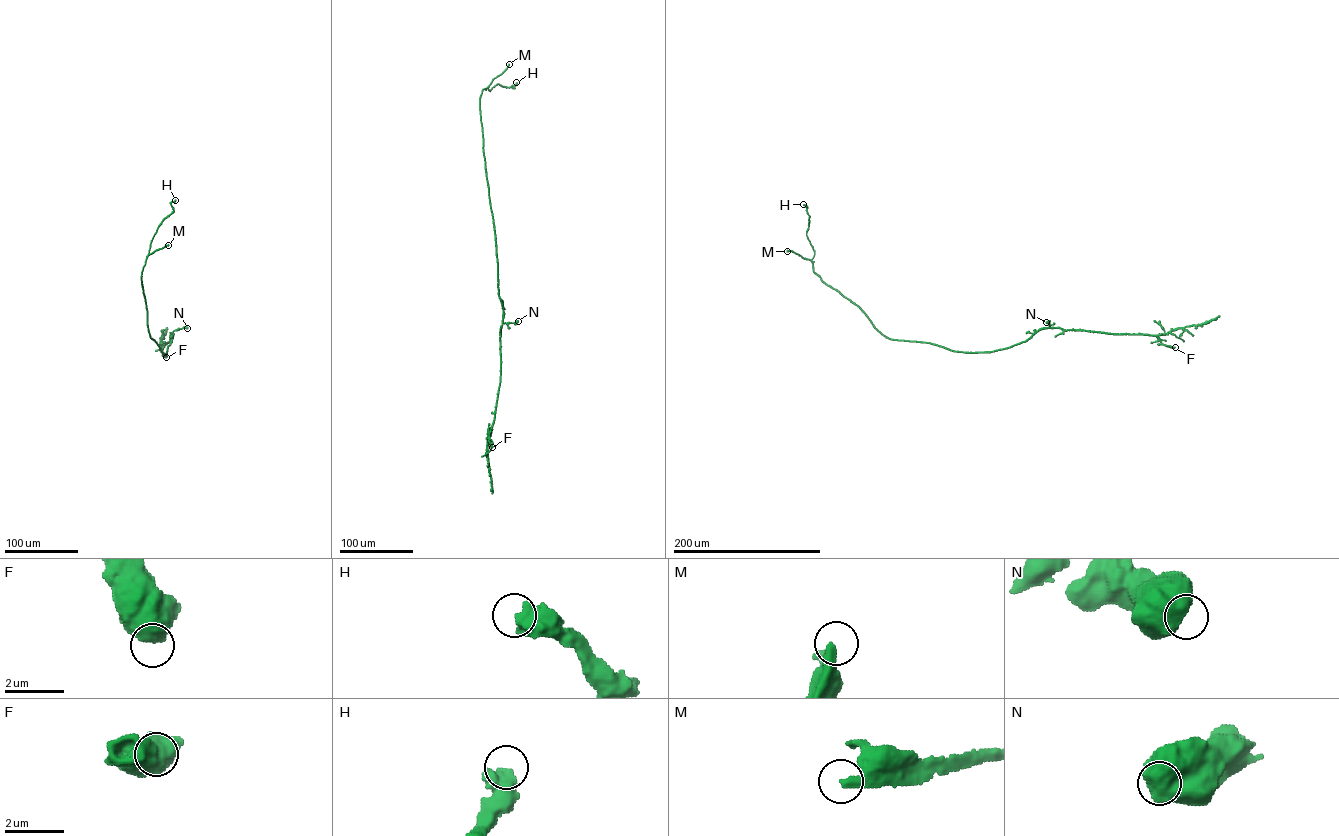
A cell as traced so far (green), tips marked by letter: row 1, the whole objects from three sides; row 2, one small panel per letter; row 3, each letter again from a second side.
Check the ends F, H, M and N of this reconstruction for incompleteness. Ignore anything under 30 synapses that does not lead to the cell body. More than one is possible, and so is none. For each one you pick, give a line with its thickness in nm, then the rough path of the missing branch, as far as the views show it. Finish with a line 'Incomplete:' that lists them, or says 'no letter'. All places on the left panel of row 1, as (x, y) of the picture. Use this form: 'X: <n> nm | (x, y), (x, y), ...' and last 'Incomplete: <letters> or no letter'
M: 360 nm | (168, 245), (165, 243), (159, 253), (132, 265), (111, 258), (114, 264), (111, 292), (117, 310), (125, 312)
Incomplete: M

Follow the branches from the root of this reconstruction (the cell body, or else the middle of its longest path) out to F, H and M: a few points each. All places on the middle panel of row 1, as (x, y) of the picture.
F: (495, 238), (503, 316), (500, 380), (494, 421), (489, 432), (492, 447)
H: (495, 238), (480, 98), (484, 89), (490, 91), (497, 83), (514, 88), (512, 85), (516, 82)
M: (495, 238), (480, 98), (482, 90), (509, 64)

